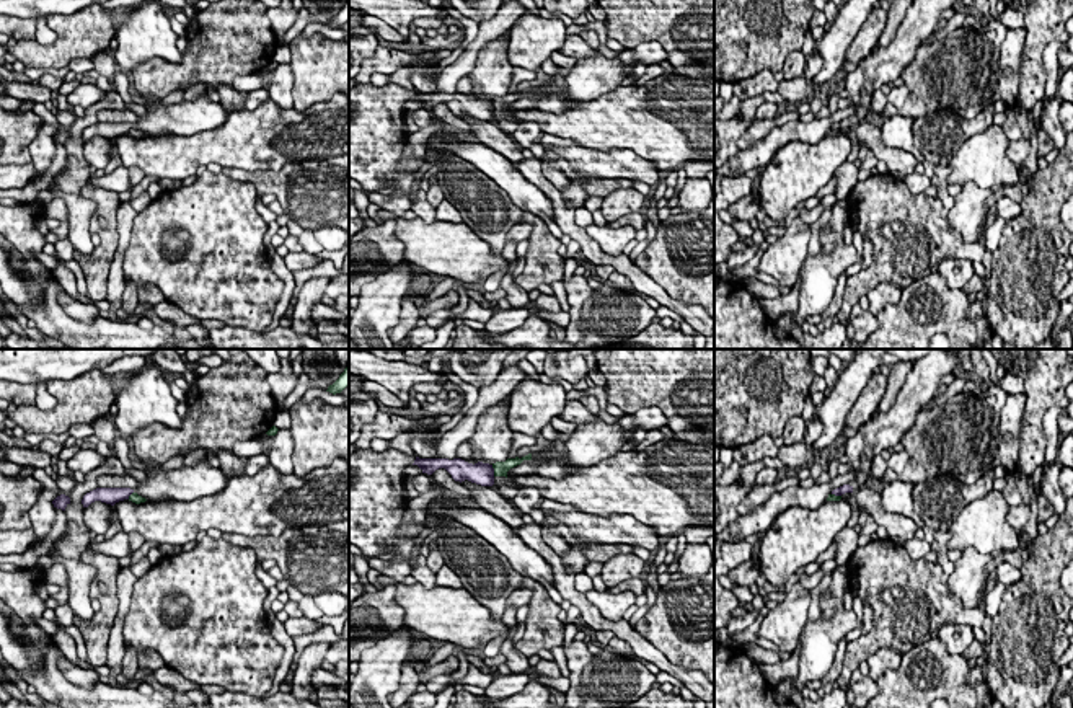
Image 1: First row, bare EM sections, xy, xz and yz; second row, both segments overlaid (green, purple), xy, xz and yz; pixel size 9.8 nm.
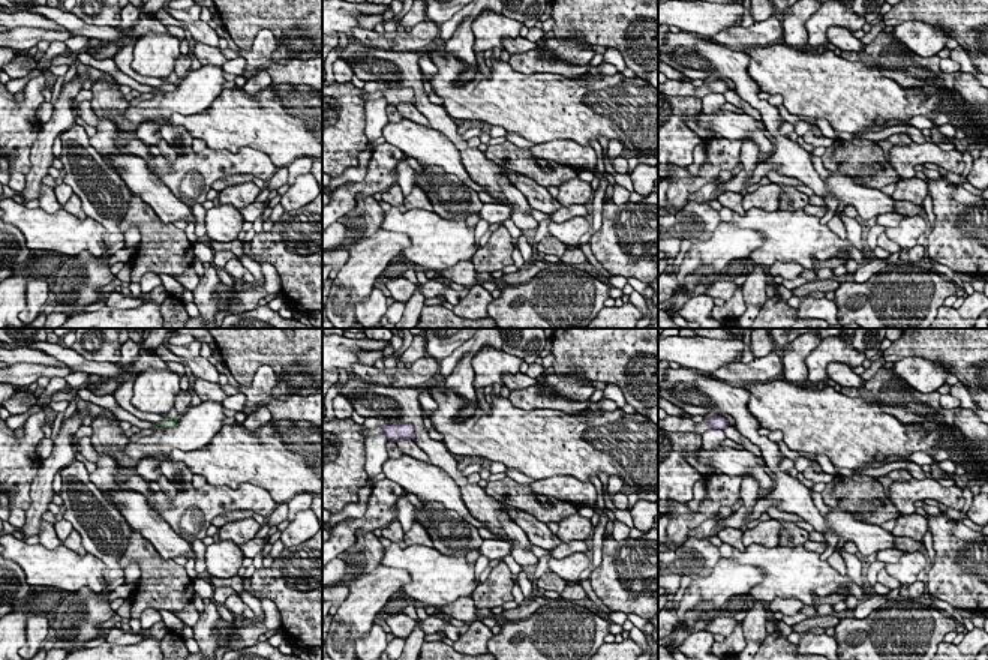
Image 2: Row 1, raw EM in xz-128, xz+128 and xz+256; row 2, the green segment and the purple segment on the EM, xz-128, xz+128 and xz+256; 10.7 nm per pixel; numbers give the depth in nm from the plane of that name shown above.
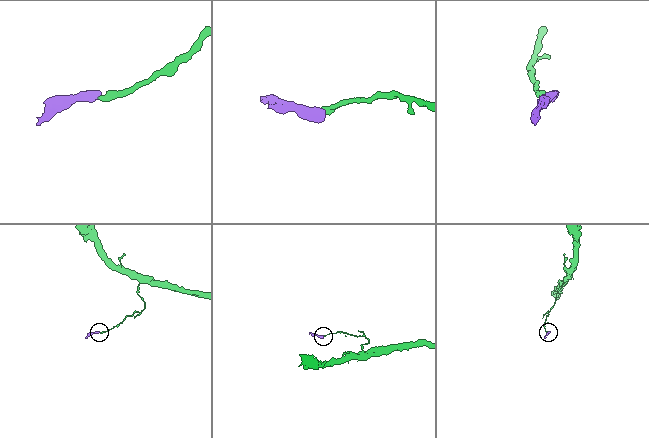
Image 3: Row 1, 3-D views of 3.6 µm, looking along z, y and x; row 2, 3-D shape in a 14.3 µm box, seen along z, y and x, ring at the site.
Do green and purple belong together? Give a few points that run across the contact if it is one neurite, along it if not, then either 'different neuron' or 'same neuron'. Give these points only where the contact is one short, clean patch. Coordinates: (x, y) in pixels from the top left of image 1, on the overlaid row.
line xz (491, 465), (494, 475); different neuron

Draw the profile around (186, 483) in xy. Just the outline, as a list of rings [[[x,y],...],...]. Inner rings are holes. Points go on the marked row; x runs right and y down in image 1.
[[[201,460],[191,467],[183,465],[171,471],[163,471],[160,463],[144,465],[148,483],[134,489],[134,493],[147,501],[194,501],[197,498],[220,494],[228,485],[222,470],[210,467],[207,460]]]

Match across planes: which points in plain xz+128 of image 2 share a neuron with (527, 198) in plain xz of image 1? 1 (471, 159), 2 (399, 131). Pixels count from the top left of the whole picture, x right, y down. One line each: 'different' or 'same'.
1: different
2: same

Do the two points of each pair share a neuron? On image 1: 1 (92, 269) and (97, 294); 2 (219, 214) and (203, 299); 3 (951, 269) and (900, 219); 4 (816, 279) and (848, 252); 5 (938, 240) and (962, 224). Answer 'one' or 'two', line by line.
1: one
2: one
3: two
4: one
5: two

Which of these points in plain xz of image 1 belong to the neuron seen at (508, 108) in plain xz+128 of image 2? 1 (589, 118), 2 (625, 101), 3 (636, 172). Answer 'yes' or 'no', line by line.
1: yes
2: yes
3: no

